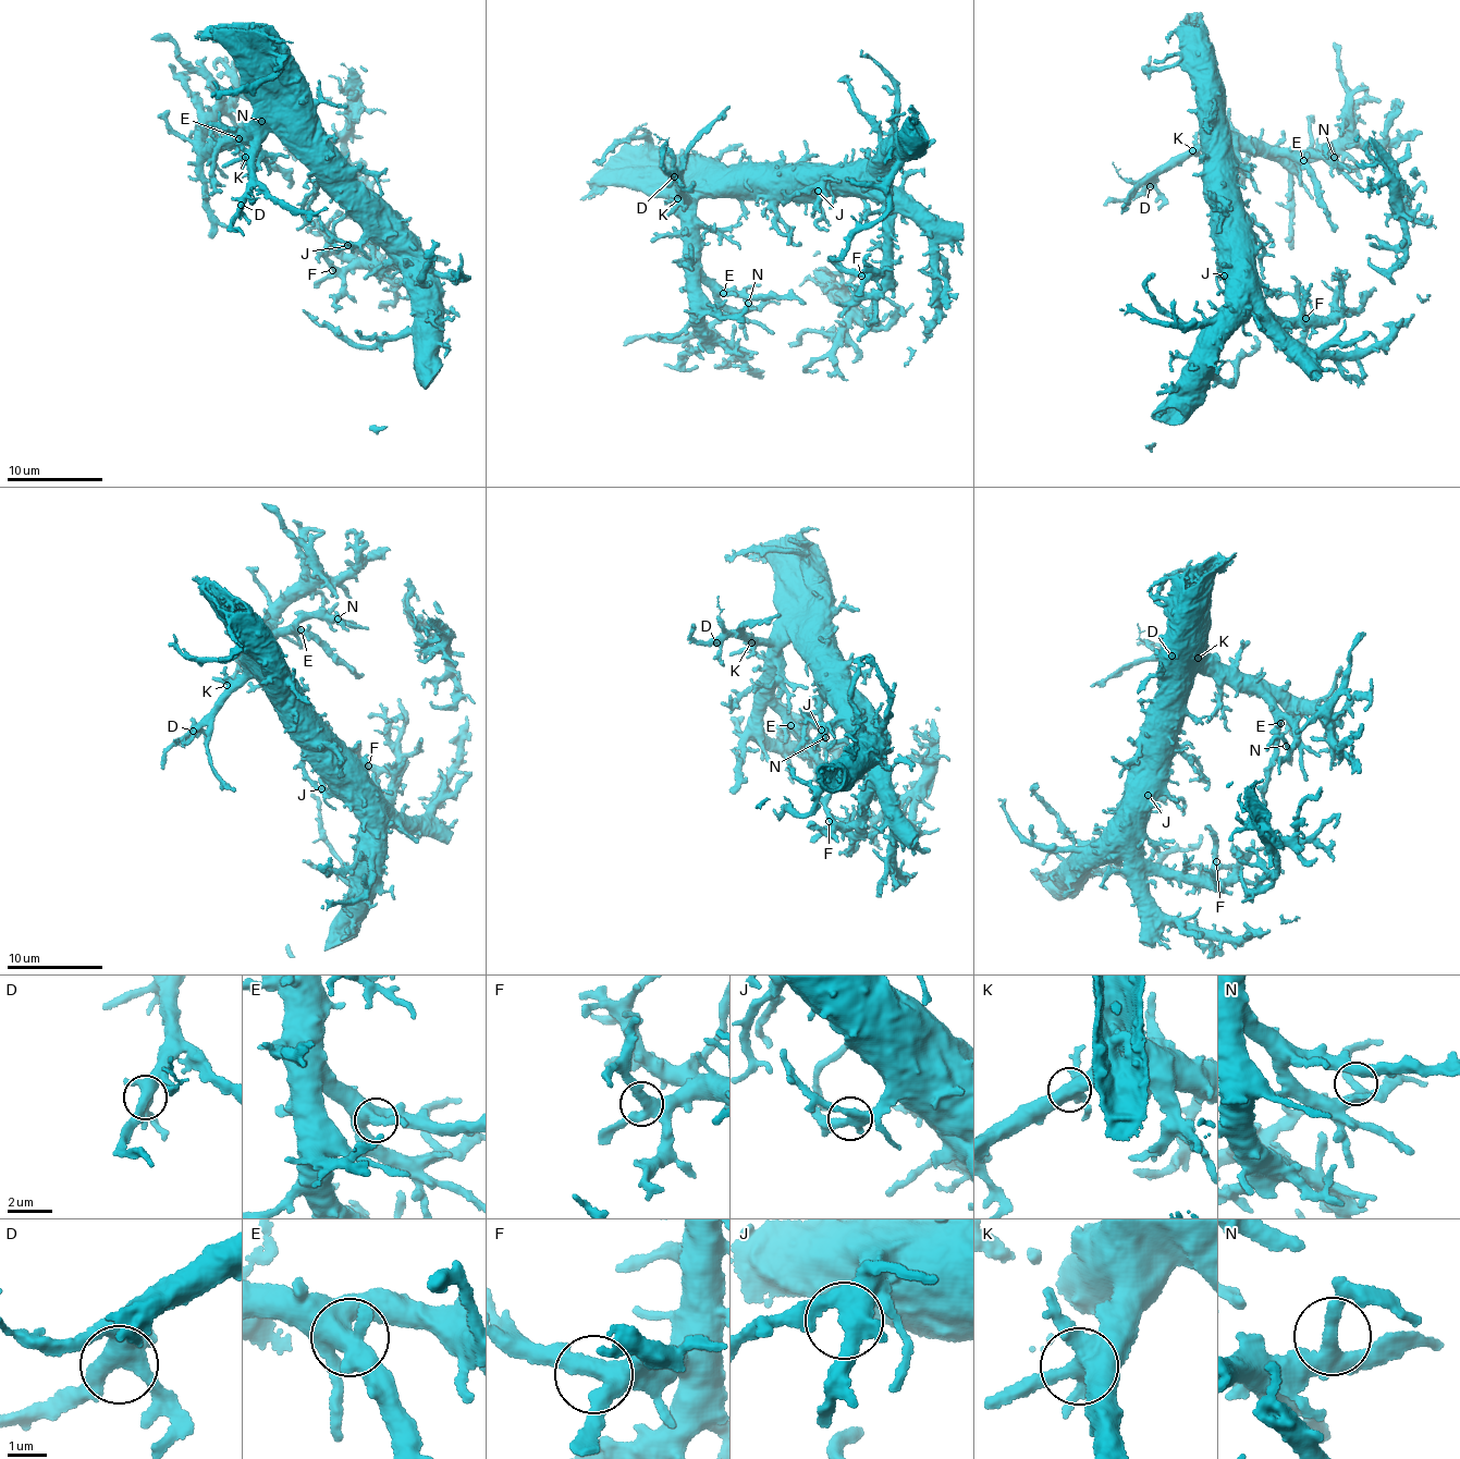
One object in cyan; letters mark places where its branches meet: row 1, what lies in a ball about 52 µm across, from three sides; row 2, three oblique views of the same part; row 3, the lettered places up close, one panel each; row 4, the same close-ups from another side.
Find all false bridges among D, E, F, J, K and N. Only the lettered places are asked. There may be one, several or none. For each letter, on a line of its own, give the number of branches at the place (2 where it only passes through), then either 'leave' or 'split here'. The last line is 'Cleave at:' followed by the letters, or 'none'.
D: 4 branches meet; leave
E: 5 branches meet; leave
F: 3 branches meet; leave
J: 3 branches meet; leave
K: 5 branches meet; leave
N: 3 branches meet; leave
Cleave at: none

